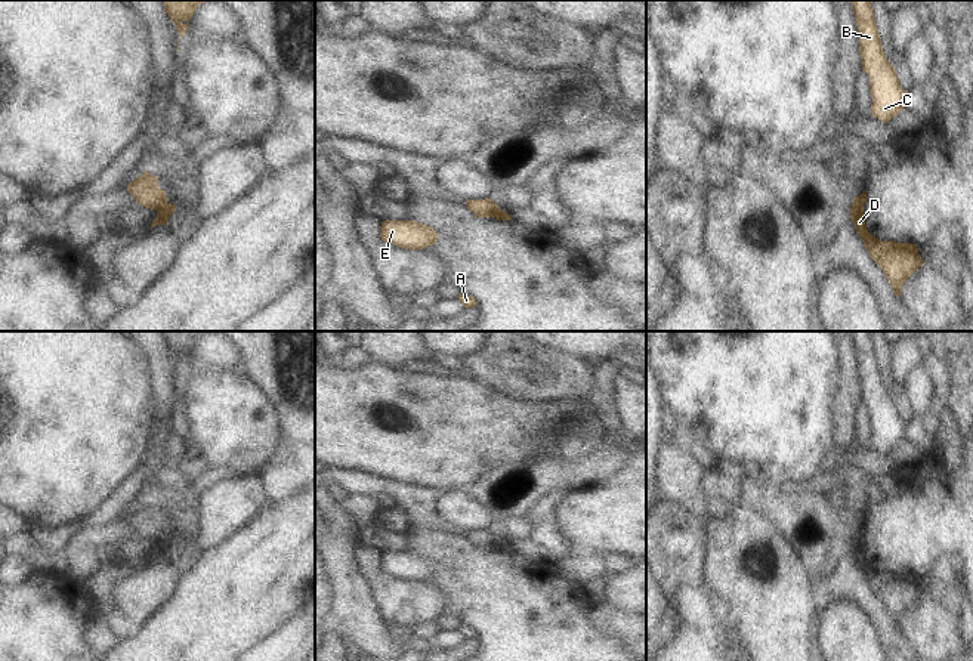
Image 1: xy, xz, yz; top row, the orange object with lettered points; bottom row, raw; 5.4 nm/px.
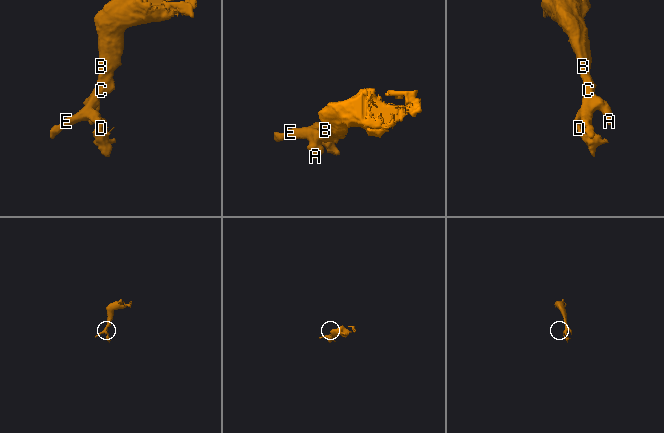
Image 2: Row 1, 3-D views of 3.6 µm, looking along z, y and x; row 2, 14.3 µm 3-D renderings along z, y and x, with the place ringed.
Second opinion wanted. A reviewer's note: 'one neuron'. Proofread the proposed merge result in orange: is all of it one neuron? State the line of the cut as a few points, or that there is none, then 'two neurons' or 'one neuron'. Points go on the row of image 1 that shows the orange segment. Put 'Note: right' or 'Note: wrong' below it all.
cut xy (166, 198), (157, 210); two neurons
Note: wrong

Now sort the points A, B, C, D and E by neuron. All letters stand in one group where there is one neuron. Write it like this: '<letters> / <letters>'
A B C E / D

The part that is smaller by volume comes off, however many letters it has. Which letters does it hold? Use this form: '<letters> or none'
D

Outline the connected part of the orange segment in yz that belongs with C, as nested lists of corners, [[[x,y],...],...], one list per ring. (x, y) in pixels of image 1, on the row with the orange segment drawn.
[[[850,0],[850,3],[856,18],[862,70],[869,77],[871,115],[889,123],[905,108],[906,92],[883,52],[871,0]]]

